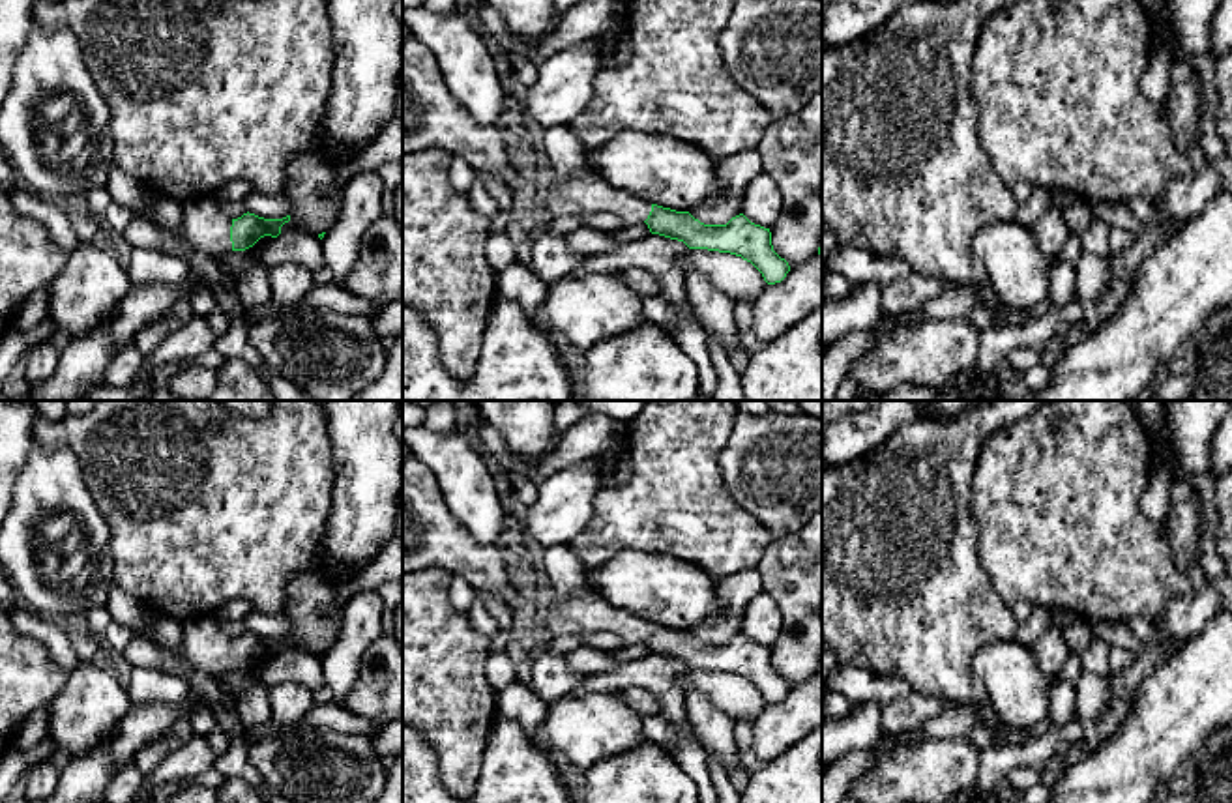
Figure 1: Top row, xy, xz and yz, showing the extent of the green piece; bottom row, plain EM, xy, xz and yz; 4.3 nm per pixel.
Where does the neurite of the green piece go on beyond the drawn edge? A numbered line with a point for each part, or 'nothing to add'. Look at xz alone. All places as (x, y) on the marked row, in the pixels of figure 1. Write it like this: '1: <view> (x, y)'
1: xz (577, 197)

